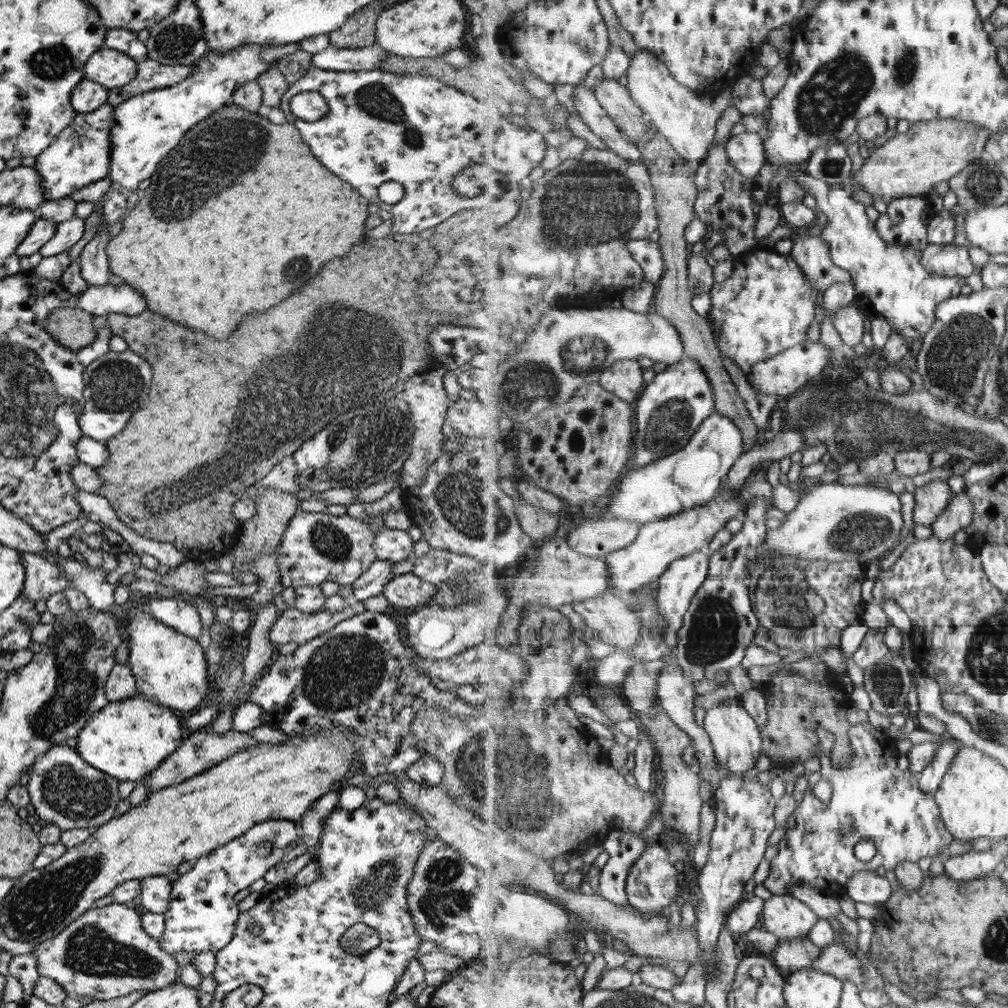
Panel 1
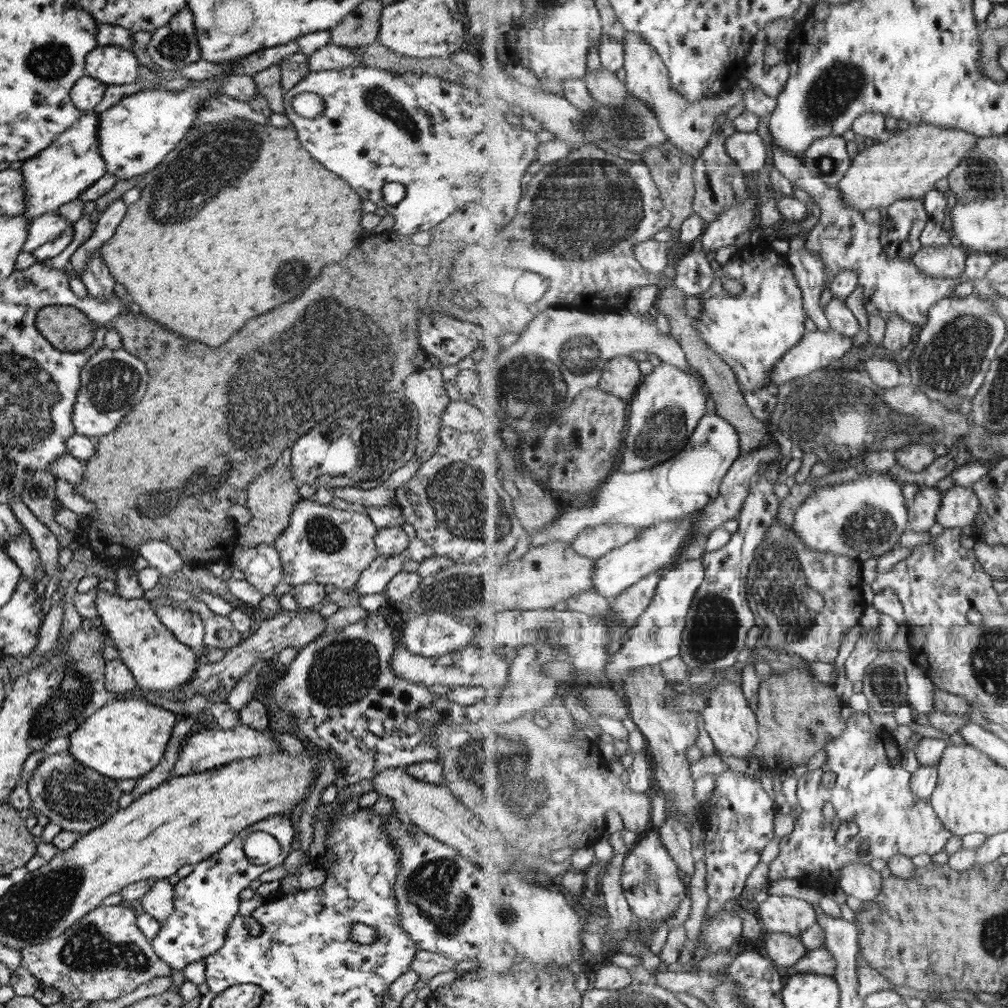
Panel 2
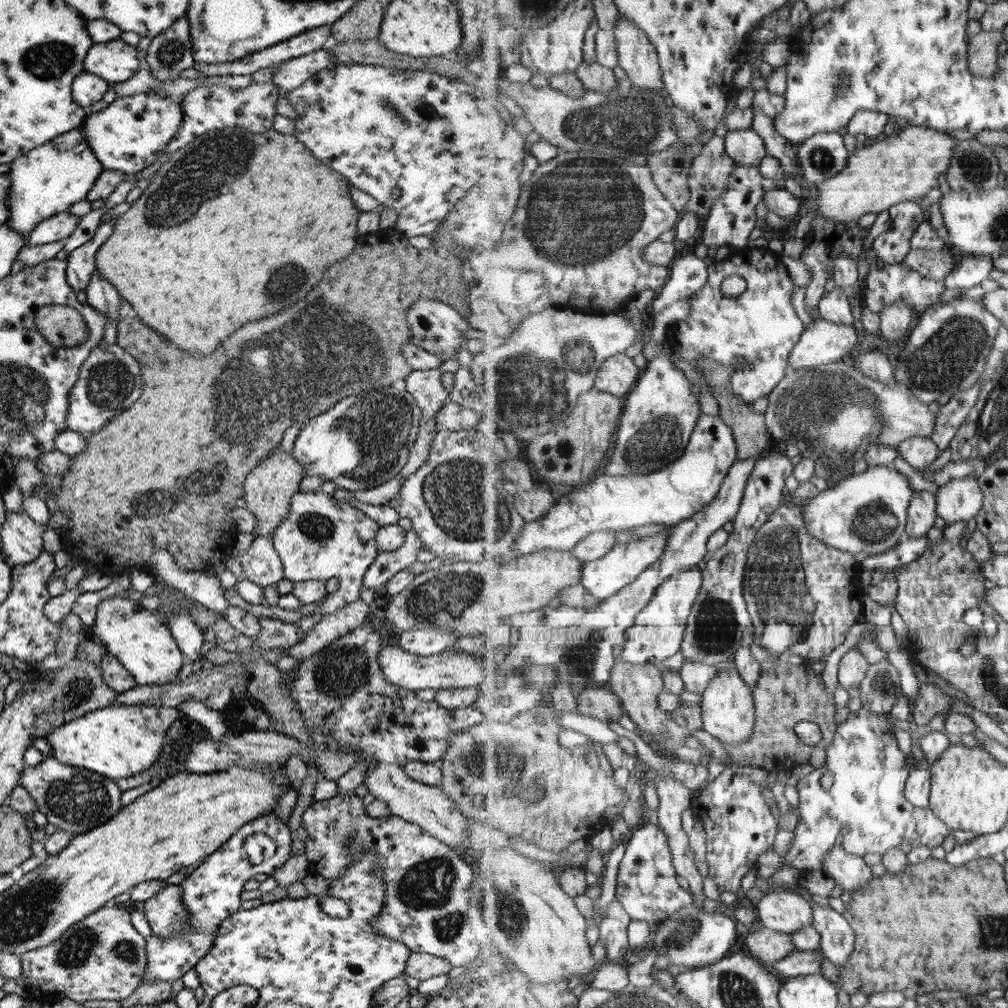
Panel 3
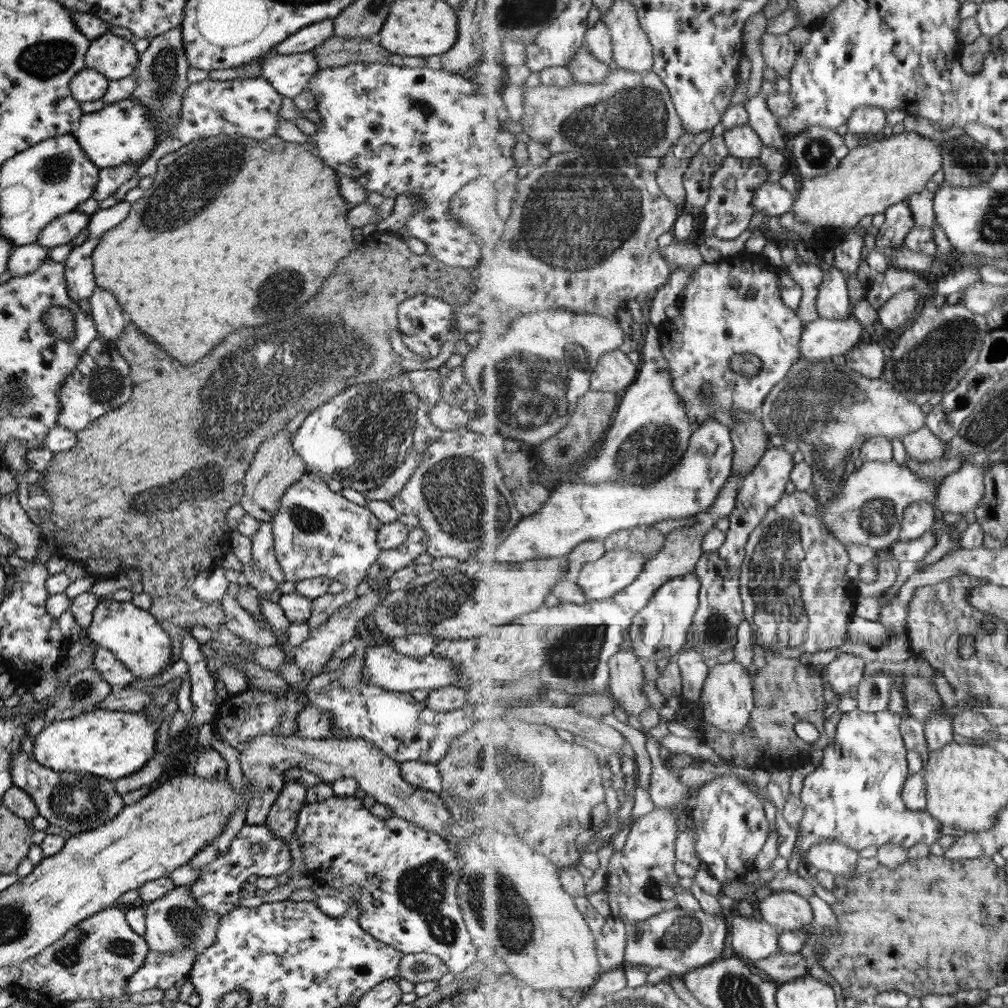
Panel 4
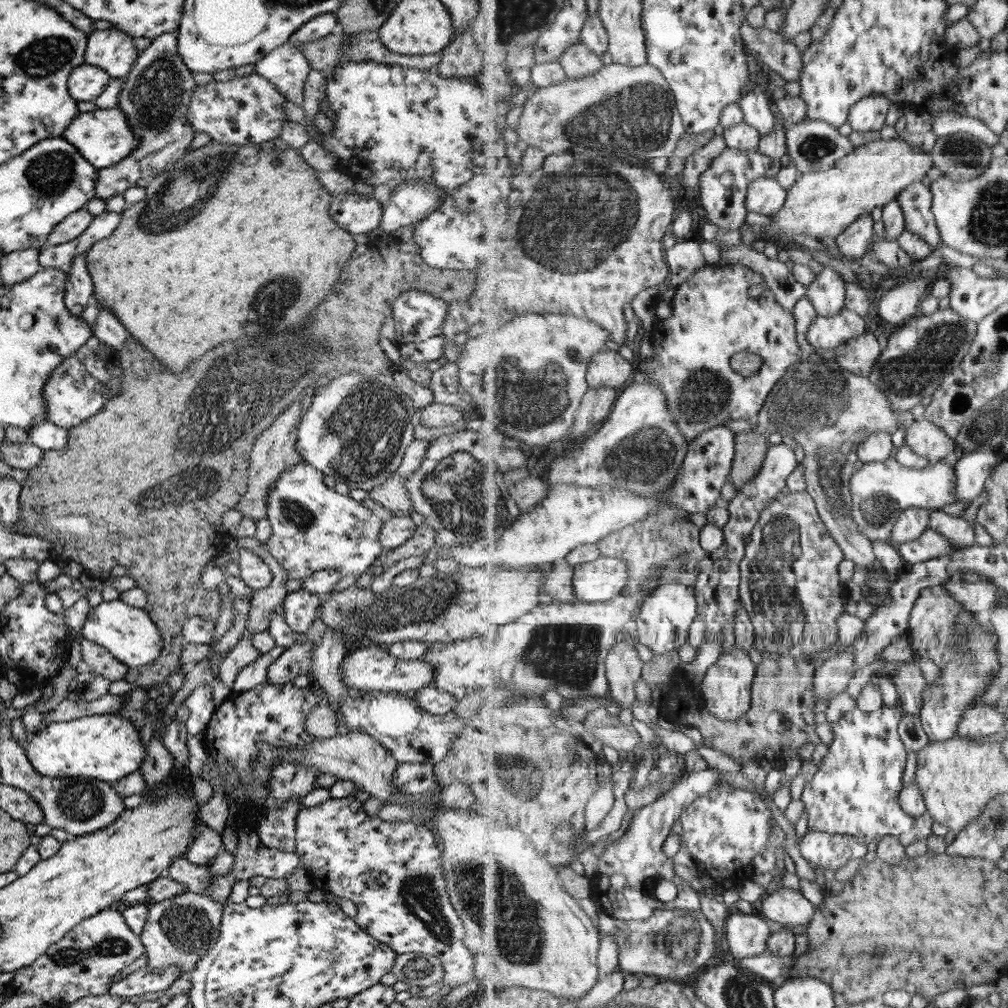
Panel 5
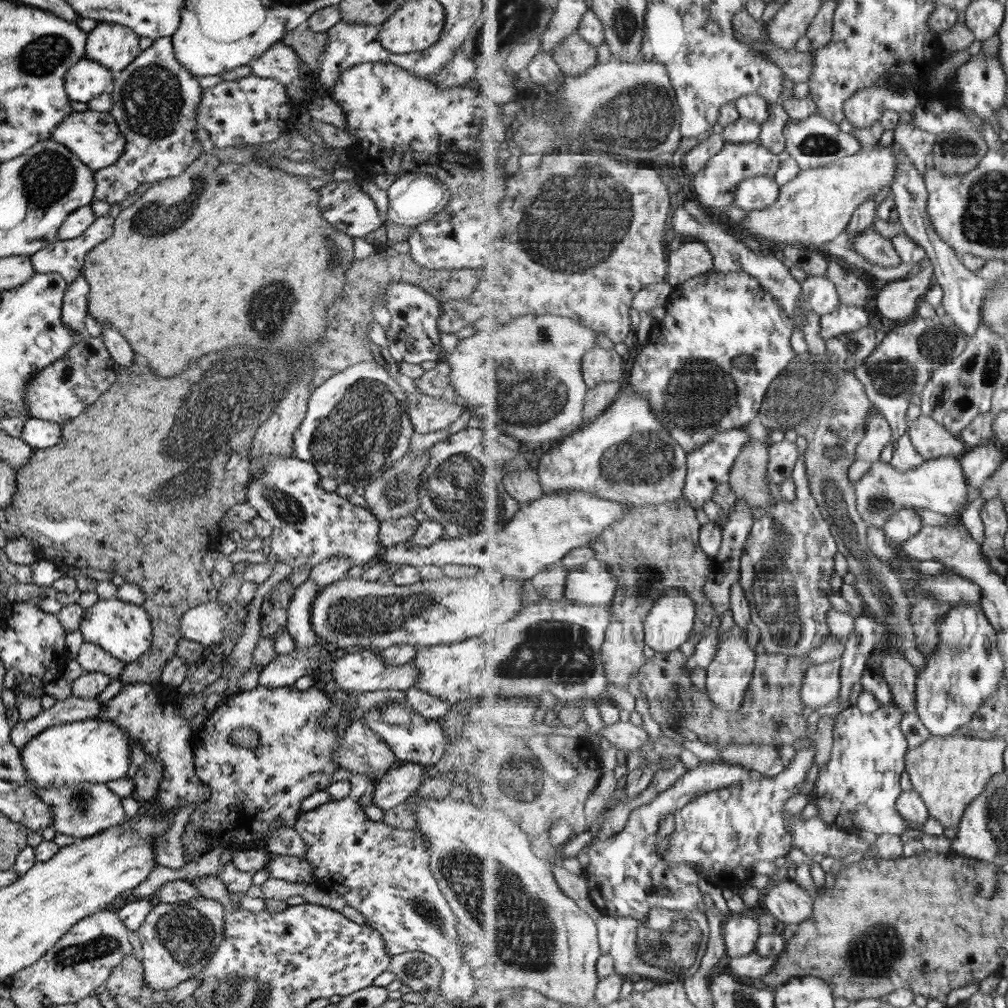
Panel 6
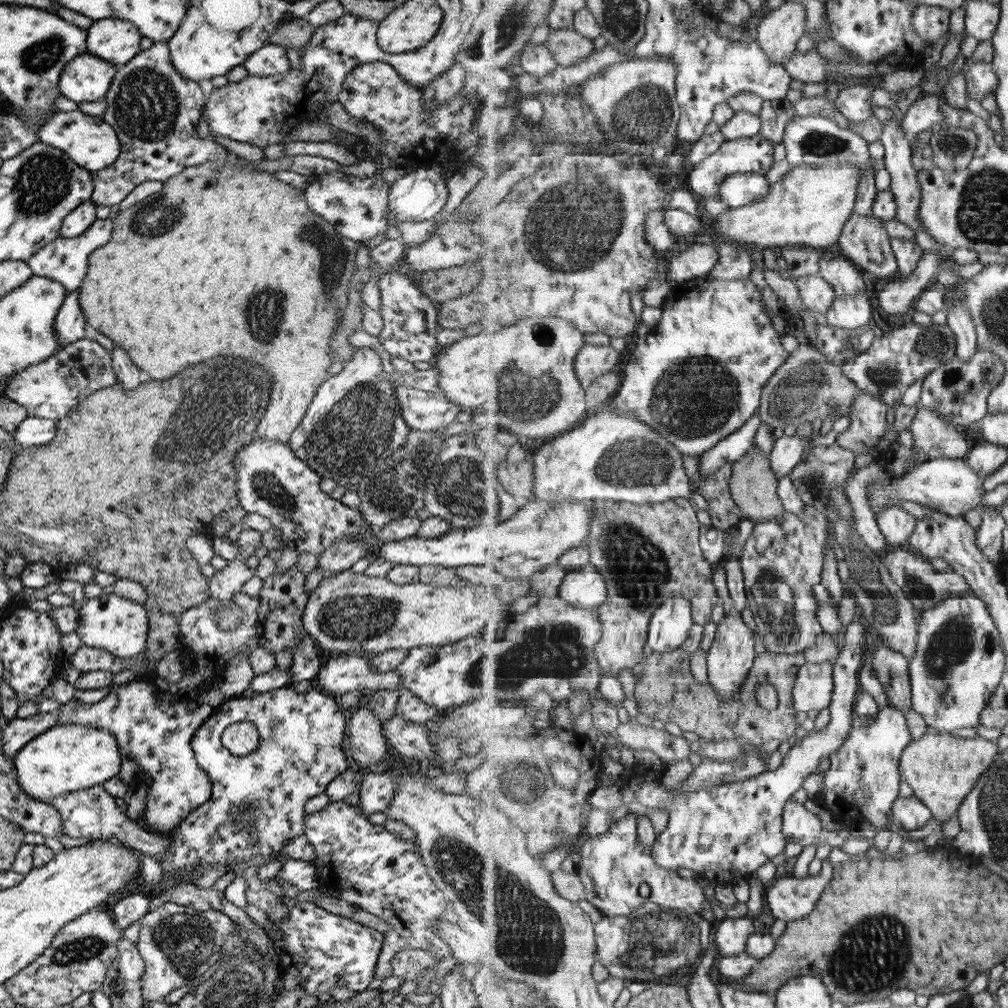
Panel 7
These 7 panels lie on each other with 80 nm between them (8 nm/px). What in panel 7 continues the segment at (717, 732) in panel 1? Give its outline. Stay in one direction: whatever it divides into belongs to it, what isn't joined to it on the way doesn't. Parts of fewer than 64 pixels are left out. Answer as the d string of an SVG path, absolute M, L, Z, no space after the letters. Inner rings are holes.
M736 609L735 612L724 614L716 625L713 641L703 658L707 662L709 682L720 694L720 697L732 699L738 693L759 653L760 642L757 635L745 624L745 620L741 618L741 613Z

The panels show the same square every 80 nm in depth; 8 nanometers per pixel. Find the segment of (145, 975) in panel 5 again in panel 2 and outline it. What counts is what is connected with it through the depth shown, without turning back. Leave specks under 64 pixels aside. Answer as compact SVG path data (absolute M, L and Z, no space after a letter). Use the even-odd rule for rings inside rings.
M275 815L258 820L236 833L217 852L200 860L189 874L181 877L173 885L173 912L159 927L157 936L149 941L149 945L153 947L153 953L159 956L163 963L169 965L171 974L181 972L187 963L200 961L204 956L215 954L223 946L227 927L237 914L237 906L240 902L237 898L238 892L247 888L249 882L257 879L262 872L282 864L282 860L291 850L291 844L296 842L296 836L297 830L291 825L287 815ZM257 831L266 832L272 836L280 848L278 856L265 864L251 864L243 854L244 838L249 833Z

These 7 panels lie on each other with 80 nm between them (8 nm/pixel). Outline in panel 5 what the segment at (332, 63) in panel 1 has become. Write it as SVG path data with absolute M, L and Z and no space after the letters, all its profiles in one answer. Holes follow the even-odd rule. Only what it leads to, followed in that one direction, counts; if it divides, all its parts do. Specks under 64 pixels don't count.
M284 43L253 65L254 72L273 83L285 100L301 106L303 82L311 68L299 50Z

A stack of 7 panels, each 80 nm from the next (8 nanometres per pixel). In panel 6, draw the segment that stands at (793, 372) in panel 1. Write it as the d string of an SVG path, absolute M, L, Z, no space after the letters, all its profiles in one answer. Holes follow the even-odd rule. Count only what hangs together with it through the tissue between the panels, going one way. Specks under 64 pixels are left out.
M841 303L834 311L819 319L819 335L826 342L828 338L840 337L869 326L869 312L865 307Z

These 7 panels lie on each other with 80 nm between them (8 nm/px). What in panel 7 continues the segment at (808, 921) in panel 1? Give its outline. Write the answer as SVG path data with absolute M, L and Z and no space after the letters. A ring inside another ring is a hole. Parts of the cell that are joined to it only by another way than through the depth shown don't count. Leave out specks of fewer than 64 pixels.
M781 874L766 887L770 912L787 923L805 918L816 909L818 900L830 883L827 874L796 878Z

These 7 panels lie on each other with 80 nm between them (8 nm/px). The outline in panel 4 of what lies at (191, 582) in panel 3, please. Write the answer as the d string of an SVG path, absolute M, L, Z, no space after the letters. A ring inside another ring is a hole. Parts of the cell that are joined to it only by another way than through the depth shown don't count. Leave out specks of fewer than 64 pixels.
M218 565L207 566L188 582L191 592L207 602L207 604L221 604L221 598L226 593L228 582L225 579L225 569Z

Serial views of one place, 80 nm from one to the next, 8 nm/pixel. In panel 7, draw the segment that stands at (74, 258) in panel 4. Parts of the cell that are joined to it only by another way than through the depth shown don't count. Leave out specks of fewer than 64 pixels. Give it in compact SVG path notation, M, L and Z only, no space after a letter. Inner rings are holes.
M78 288L65 295L54 318L52 326L54 335L63 346L83 339L83 334L85 334L83 331L85 319L77 301Z

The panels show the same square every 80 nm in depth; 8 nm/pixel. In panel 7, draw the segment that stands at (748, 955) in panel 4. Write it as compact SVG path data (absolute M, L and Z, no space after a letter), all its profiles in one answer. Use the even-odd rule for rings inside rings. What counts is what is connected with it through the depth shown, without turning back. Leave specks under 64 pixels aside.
M746 916L723 919L716 924L715 941L721 957L739 956L747 952L749 938L755 934L755 919Z

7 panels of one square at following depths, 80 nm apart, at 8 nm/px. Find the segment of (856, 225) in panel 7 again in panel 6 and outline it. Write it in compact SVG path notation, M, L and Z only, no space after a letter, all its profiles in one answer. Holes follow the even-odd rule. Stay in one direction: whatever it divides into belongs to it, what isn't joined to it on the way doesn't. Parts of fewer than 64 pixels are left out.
M874 225L863 231L862 235L855 237L852 244L854 246L850 246L850 248L877 267L895 268L903 262L892 243L892 239L881 236L881 233L875 230Z

